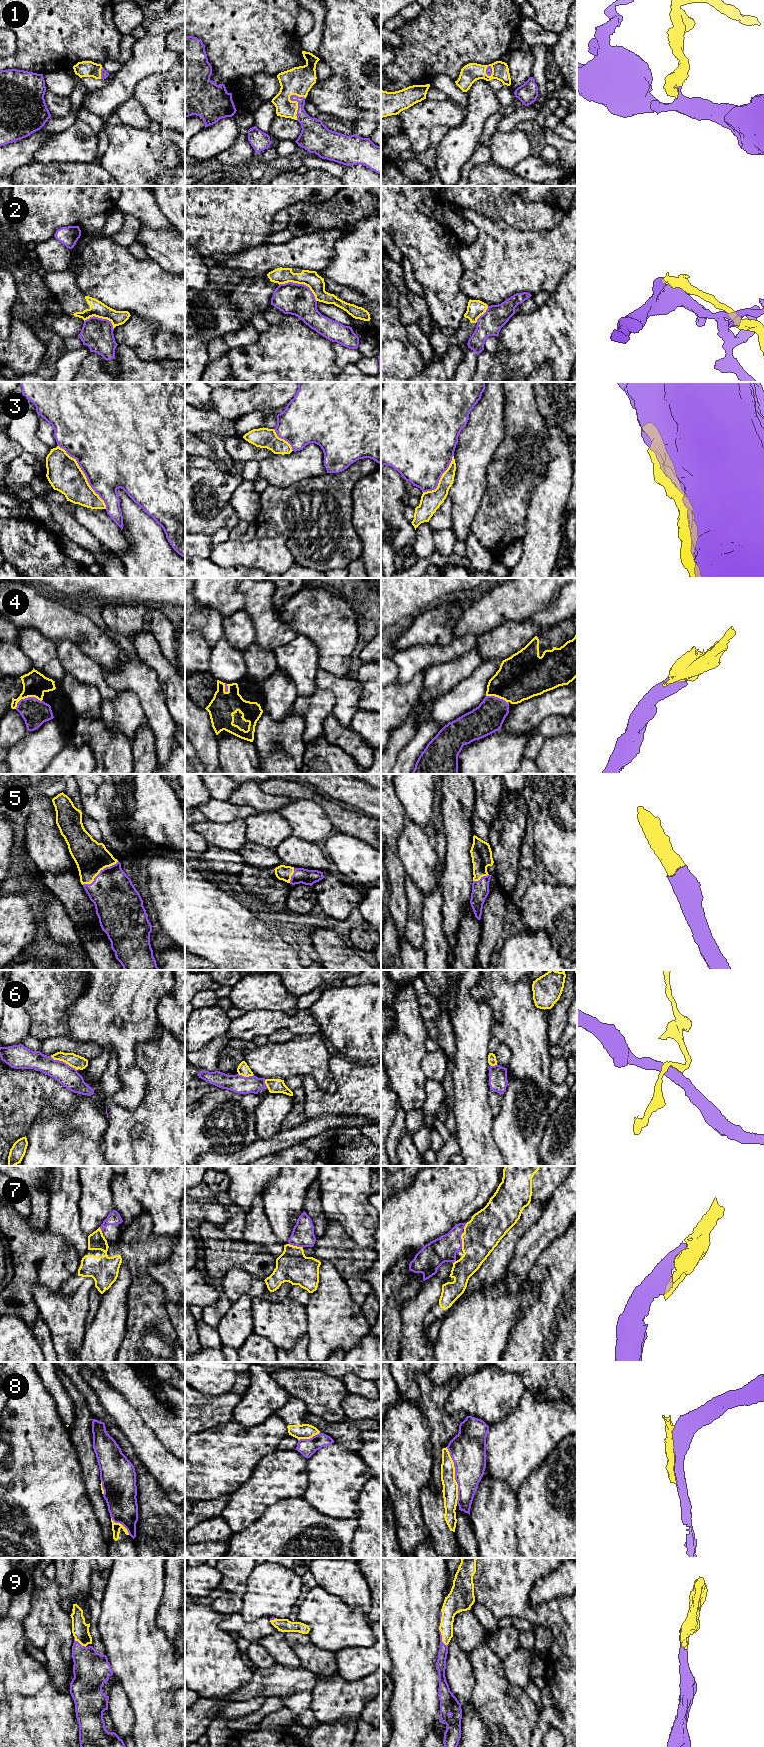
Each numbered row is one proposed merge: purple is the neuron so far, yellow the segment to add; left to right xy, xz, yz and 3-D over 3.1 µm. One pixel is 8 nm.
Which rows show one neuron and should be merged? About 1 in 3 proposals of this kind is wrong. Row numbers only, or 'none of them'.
1, 4, 5, 7, 9

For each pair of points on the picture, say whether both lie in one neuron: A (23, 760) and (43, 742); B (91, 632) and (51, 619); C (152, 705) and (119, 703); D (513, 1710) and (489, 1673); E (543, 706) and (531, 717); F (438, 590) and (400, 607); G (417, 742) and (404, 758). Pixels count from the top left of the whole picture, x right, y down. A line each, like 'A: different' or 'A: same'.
A: same
B: same
C: different
D: same
E: same
F: same
G: same

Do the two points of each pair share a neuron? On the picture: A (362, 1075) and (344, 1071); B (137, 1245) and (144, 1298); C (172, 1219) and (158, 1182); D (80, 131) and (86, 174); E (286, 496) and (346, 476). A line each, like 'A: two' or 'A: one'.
A: one
B: one
C: one
D: two
E: one

